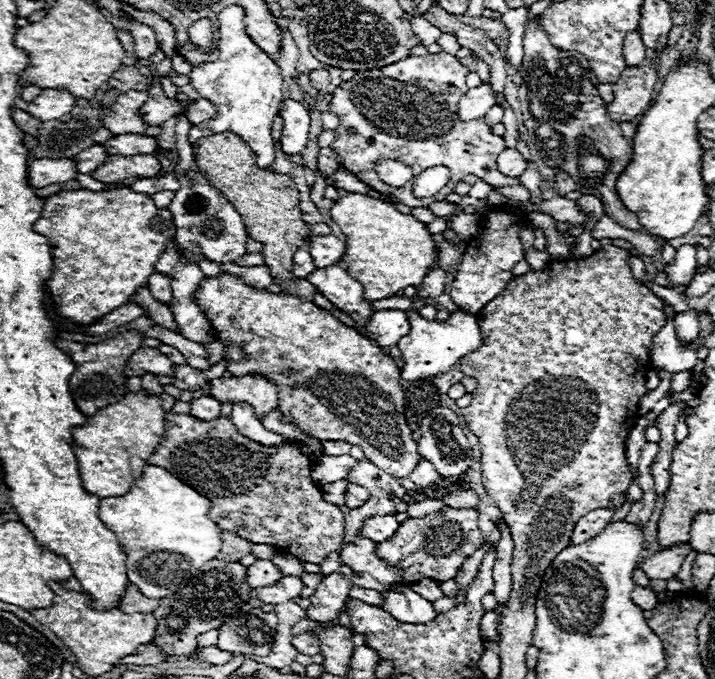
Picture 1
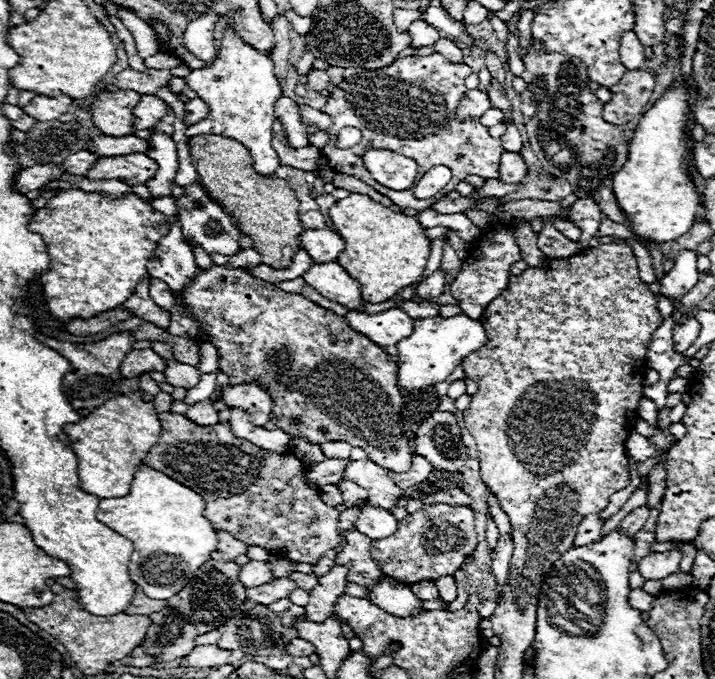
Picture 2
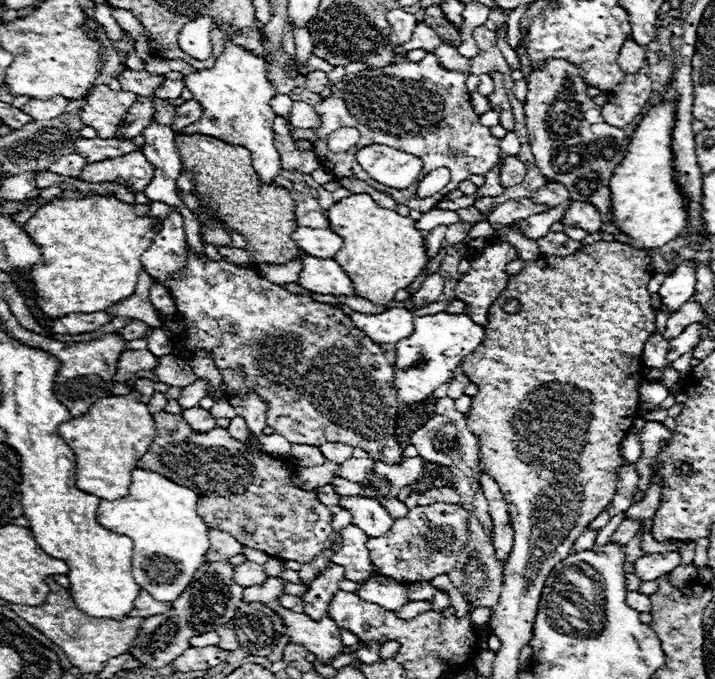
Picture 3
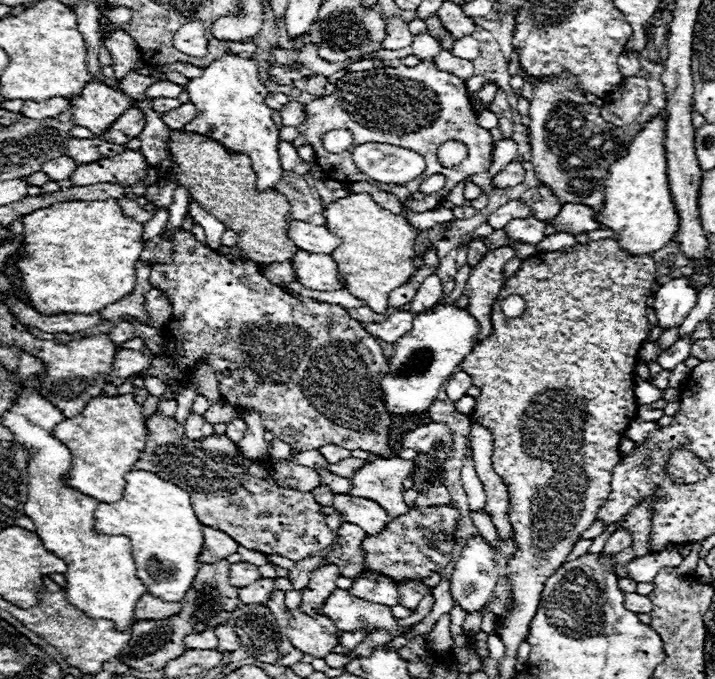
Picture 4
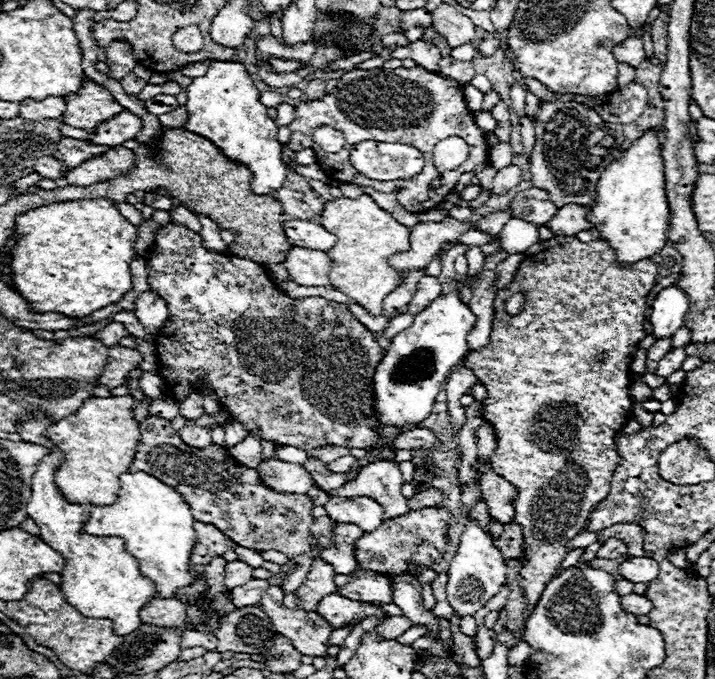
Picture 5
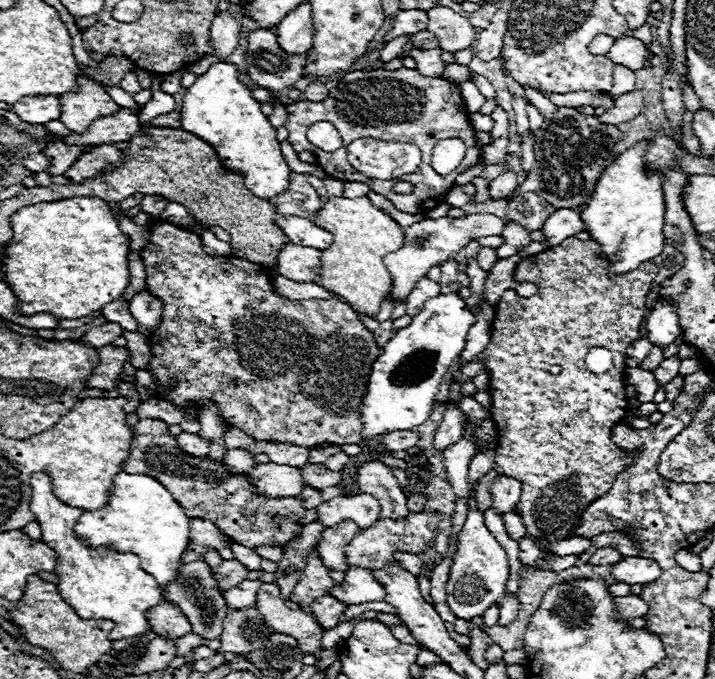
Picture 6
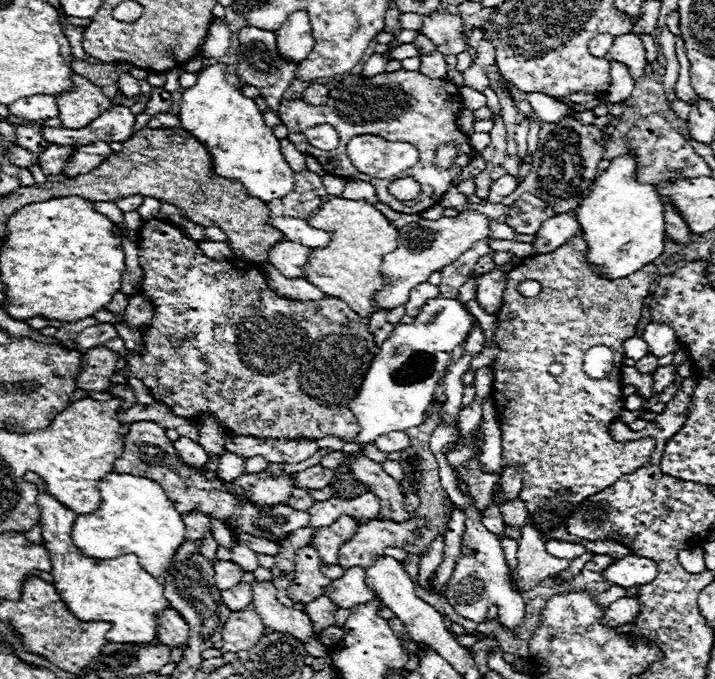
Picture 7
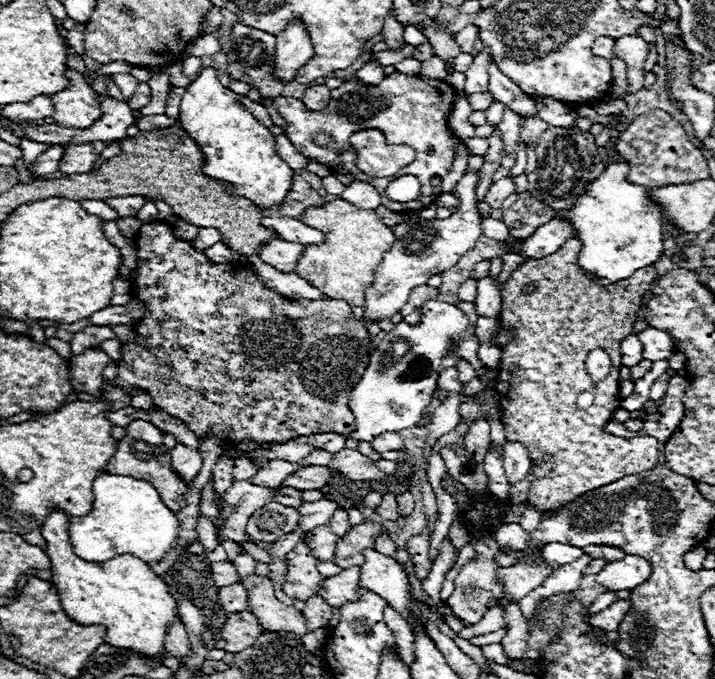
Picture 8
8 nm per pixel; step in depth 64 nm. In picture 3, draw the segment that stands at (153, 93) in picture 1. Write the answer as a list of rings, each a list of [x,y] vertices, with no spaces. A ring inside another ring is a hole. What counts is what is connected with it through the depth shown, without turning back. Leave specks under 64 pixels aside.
[[[138,98],[138,102],[128,110],[128,116],[124,116],[124,124],[120,124],[120,136],[116,138],[124,138],[130,140],[134,136],[138,136],[154,118],[154,104],[148,98]]]

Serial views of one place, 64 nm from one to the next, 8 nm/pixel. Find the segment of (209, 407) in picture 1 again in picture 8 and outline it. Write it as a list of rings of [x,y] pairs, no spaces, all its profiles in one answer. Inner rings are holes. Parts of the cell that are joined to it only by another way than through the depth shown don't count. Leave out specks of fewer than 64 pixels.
[[[176,444],[176,448],[170,452],[170,462],[172,462],[172,470],[176,470],[176,474],[184,482],[190,482],[202,468],[200,452],[194,452],[182,444]]]

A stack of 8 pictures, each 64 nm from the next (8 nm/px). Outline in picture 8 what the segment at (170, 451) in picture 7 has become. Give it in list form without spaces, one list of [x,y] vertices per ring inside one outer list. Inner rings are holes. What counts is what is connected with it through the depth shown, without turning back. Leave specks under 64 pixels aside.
[[[134,420],[124,430],[126,430],[126,434],[118,440],[116,452],[114,452],[112,460],[108,462],[106,472],[120,474],[120,476],[126,474],[126,476],[132,476],[138,480],[148,480],[160,492],[160,498],[164,500],[164,504],[168,504],[168,508],[178,512],[184,506],[184,494],[188,490],[188,484],[182,482],[178,478],[178,474],[168,468],[170,454],[166,452],[164,444],[162,444],[162,436],[164,436],[162,430],[158,430],[152,422],[146,422],[146,420]]]

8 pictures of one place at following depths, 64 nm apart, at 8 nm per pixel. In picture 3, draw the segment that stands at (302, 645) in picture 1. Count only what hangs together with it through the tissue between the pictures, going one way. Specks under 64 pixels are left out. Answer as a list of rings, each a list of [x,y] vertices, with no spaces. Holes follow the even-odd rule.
[[[286,644],[284,646],[284,662],[294,662],[294,660],[300,660],[300,658],[304,658],[308,652],[302,648],[302,646],[298,646],[298,644]]]

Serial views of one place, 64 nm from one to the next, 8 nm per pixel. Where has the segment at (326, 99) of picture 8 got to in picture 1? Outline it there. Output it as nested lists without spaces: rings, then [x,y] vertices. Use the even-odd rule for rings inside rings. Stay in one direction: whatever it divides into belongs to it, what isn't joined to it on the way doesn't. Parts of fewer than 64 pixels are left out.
[[[312,70],[308,76],[310,76],[310,84],[312,84],[316,90],[324,90],[324,88],[330,84],[330,74],[328,74],[328,70]]]

